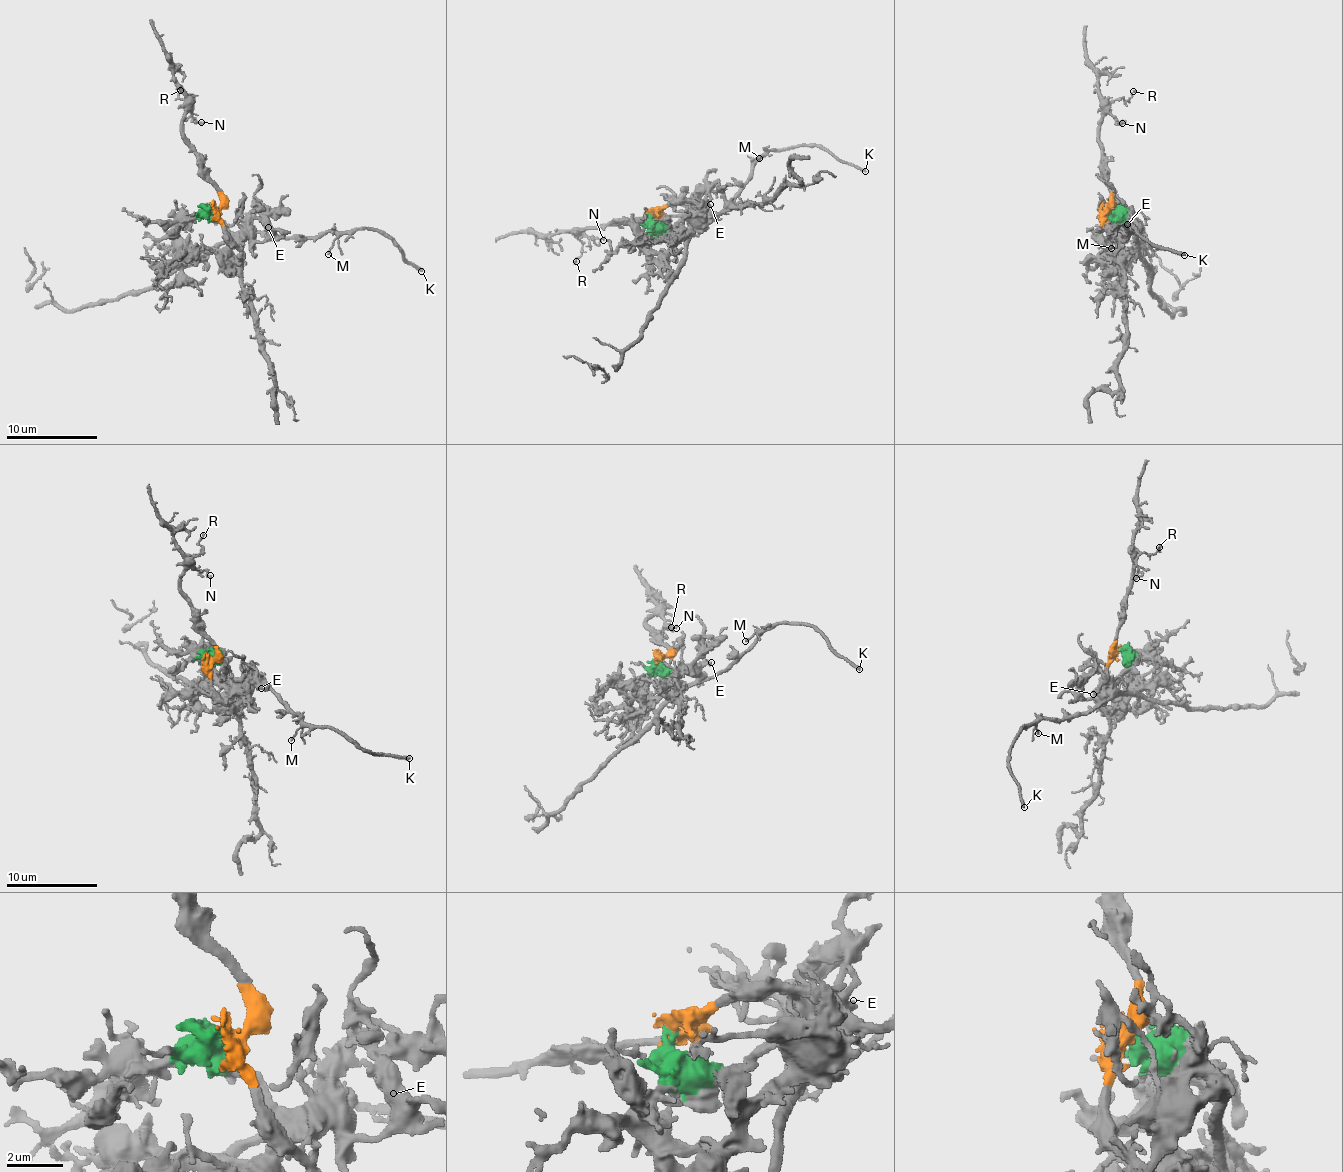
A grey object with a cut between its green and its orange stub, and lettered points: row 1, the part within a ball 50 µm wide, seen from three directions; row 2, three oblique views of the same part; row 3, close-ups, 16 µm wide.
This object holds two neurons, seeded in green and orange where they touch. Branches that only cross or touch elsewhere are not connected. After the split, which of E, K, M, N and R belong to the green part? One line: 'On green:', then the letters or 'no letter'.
On green: E, K, M

